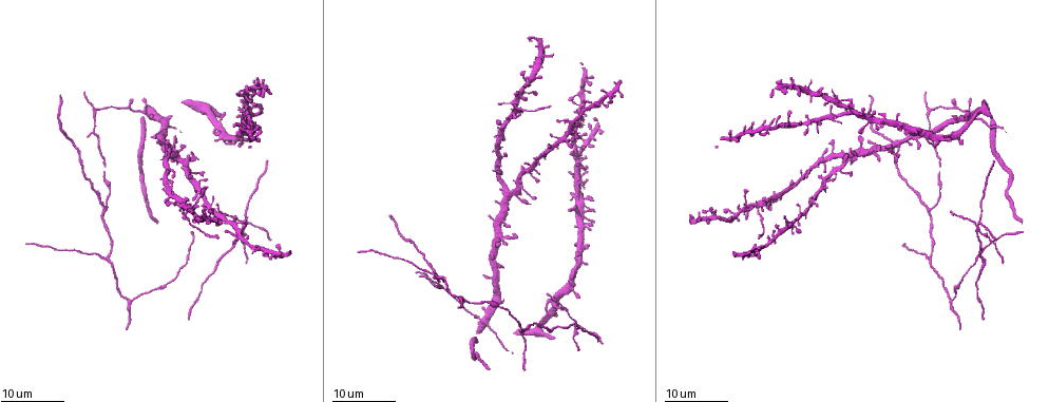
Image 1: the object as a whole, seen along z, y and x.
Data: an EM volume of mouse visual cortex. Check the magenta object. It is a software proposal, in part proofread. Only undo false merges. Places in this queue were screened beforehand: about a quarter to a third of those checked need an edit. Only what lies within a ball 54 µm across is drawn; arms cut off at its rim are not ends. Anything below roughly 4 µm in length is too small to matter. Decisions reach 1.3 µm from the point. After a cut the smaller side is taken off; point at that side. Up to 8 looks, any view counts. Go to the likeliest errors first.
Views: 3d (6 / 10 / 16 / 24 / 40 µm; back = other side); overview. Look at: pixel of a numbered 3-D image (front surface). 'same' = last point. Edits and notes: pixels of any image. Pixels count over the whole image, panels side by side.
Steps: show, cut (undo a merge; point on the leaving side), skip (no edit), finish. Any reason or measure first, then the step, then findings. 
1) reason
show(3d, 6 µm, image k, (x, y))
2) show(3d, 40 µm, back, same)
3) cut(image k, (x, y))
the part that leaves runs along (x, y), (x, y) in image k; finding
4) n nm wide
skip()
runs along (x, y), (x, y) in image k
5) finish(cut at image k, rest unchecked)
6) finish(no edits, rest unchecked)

four or more arms meet
show(3d, 16 µm, image 1, (513, 105))

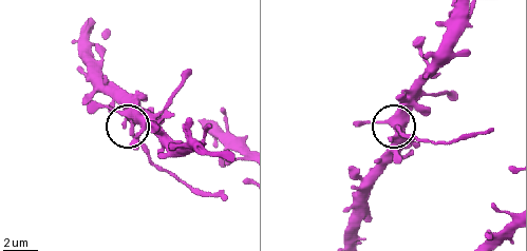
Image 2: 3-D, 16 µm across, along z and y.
closer look
show(3d, 10 µm, image 2, (396, 124))

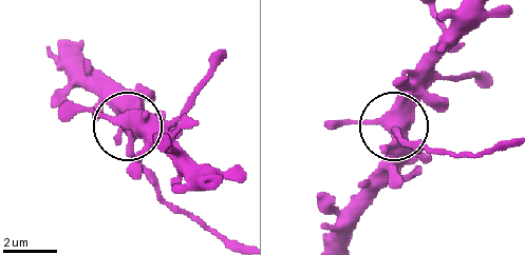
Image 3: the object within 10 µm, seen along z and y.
zoom in
show(3d, 6 µm, image 3, (129, 132))

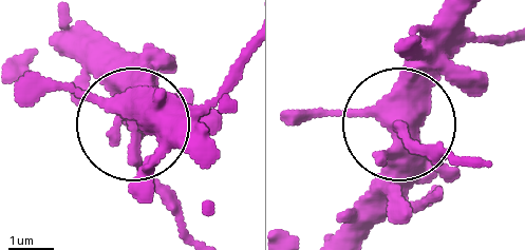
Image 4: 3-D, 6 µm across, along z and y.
5 arms
cut(image 4, (173, 203))
the part that leaves runs along (131, 158), (188, 233) in image 4; two cells meet here

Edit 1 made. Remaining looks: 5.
see it whole again
show(overview)

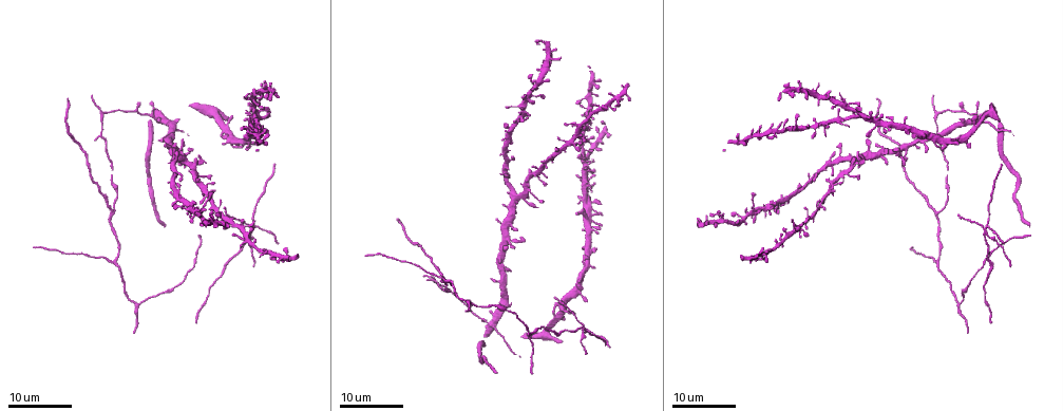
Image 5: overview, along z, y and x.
branch point
show(3d, 16 µm, image 5, (957, 304))

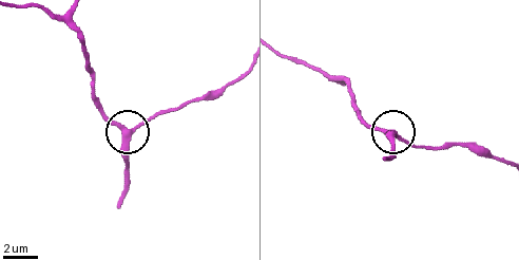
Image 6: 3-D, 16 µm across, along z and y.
show(3d, 10 µm, image 6, (130, 133))

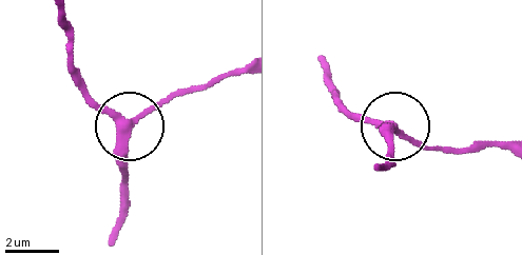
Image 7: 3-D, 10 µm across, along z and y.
from behind
show(3d, 10 µm, back, image 7, (129, 126))

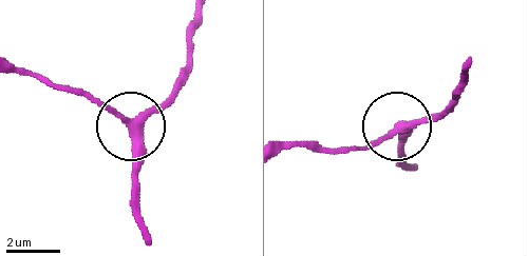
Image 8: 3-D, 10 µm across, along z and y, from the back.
side arm 5 µm
skip()
runs along (203, 12), (189, 39), (186, 73), (130, 128), (134, 193) in image 8; one cell here

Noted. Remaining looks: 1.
finish(cut at image 4, rest unchecked)

